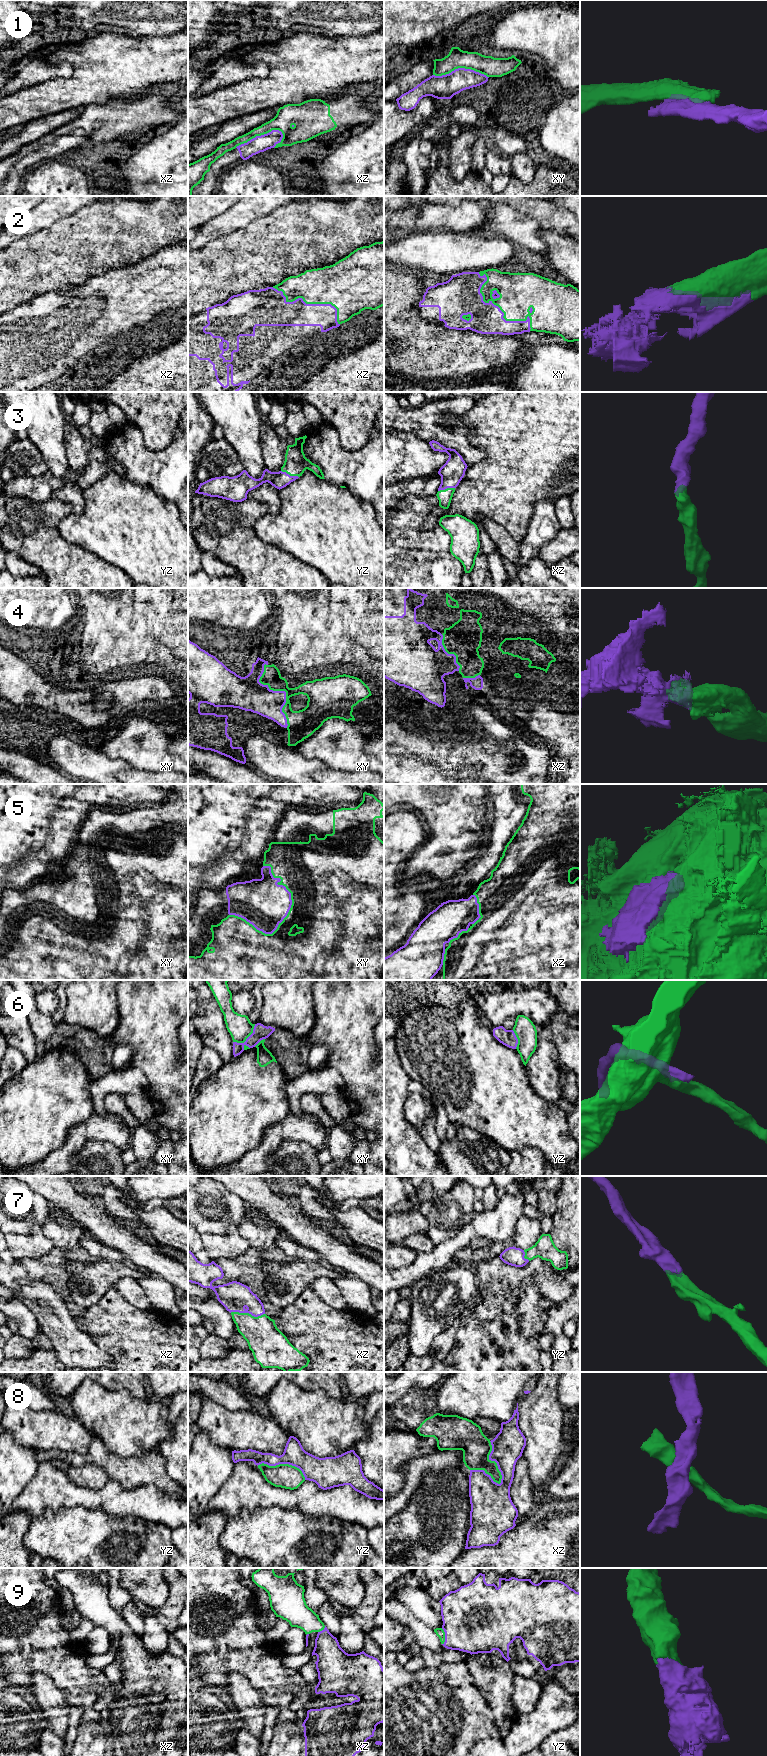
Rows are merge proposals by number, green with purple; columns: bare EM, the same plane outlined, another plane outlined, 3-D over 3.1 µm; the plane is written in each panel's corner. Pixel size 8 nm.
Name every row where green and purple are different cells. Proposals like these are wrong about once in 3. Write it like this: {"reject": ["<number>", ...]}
{"reject": ["1", "5", "6", "8"]}

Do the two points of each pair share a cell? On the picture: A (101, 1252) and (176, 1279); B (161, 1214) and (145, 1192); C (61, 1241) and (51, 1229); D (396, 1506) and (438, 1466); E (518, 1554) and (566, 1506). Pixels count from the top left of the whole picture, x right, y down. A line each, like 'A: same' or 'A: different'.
A: different
B: different
C: same
D: same
E: same

